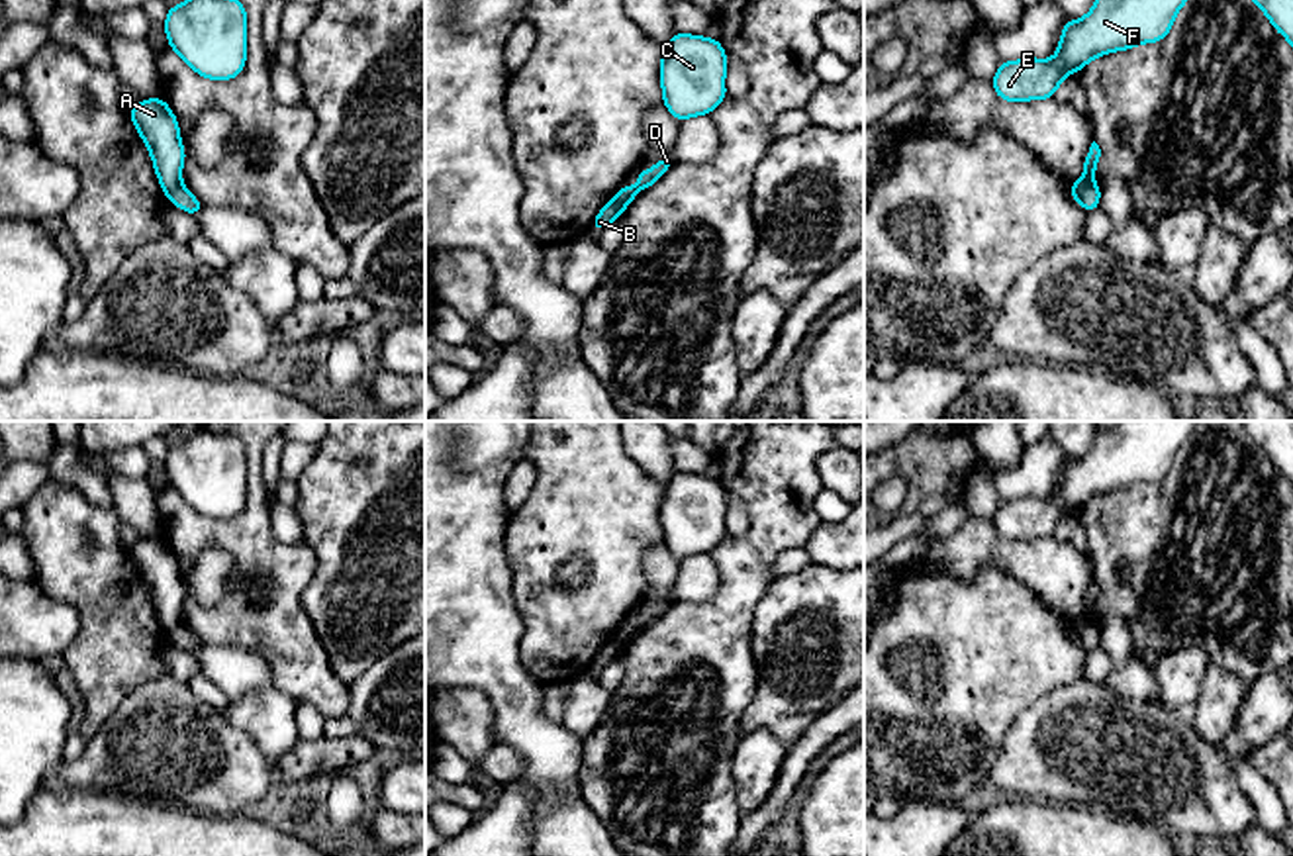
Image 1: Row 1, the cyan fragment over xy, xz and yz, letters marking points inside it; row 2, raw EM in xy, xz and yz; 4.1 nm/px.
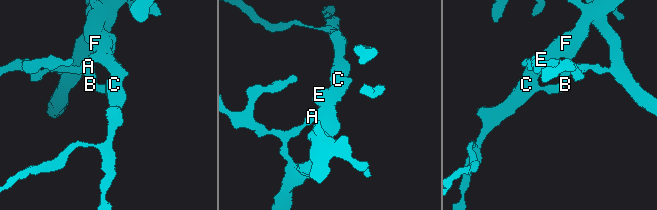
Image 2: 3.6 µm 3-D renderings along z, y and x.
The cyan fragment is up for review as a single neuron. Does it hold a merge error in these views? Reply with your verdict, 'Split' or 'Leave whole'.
Split

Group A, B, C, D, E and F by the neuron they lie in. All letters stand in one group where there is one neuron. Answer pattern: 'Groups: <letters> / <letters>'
Groups: A B / C D E F

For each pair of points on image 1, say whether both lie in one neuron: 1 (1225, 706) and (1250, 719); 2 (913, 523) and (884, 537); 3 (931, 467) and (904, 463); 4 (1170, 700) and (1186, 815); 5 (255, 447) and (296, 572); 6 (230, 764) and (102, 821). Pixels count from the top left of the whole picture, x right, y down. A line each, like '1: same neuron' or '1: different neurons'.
1: different neurons
2: same neuron
3: same neuron
4: different neurons
5: same neuron
6: different neurons

